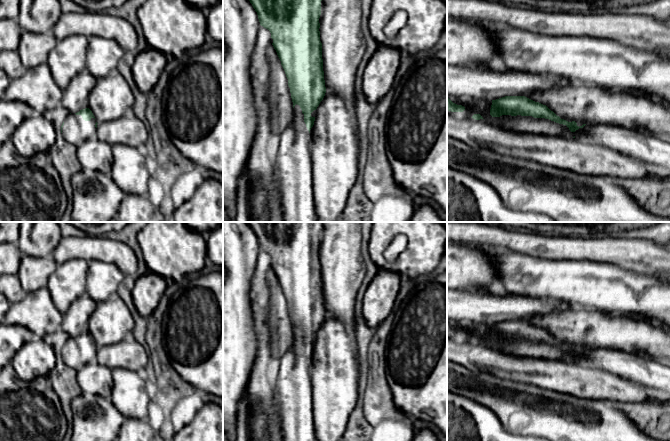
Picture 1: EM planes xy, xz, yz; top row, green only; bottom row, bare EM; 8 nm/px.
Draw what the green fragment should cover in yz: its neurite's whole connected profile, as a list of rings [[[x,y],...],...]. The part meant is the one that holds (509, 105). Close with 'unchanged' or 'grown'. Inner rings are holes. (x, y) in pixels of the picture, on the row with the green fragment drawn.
[[[505,96],[492,100],[492,117],[502,115],[545,118],[566,125],[575,132],[575,139],[602,145],[631,159],[643,162],[664,173],[670,173],[670,142],[652,134],[626,129],[615,125],[578,124],[561,119],[546,105],[525,96]]]; grown

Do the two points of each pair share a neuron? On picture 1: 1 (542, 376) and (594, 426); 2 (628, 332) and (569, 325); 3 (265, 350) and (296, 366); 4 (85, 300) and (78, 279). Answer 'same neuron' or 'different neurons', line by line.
1: different neurons
2: same neuron
3: different neurons
4: different neurons

